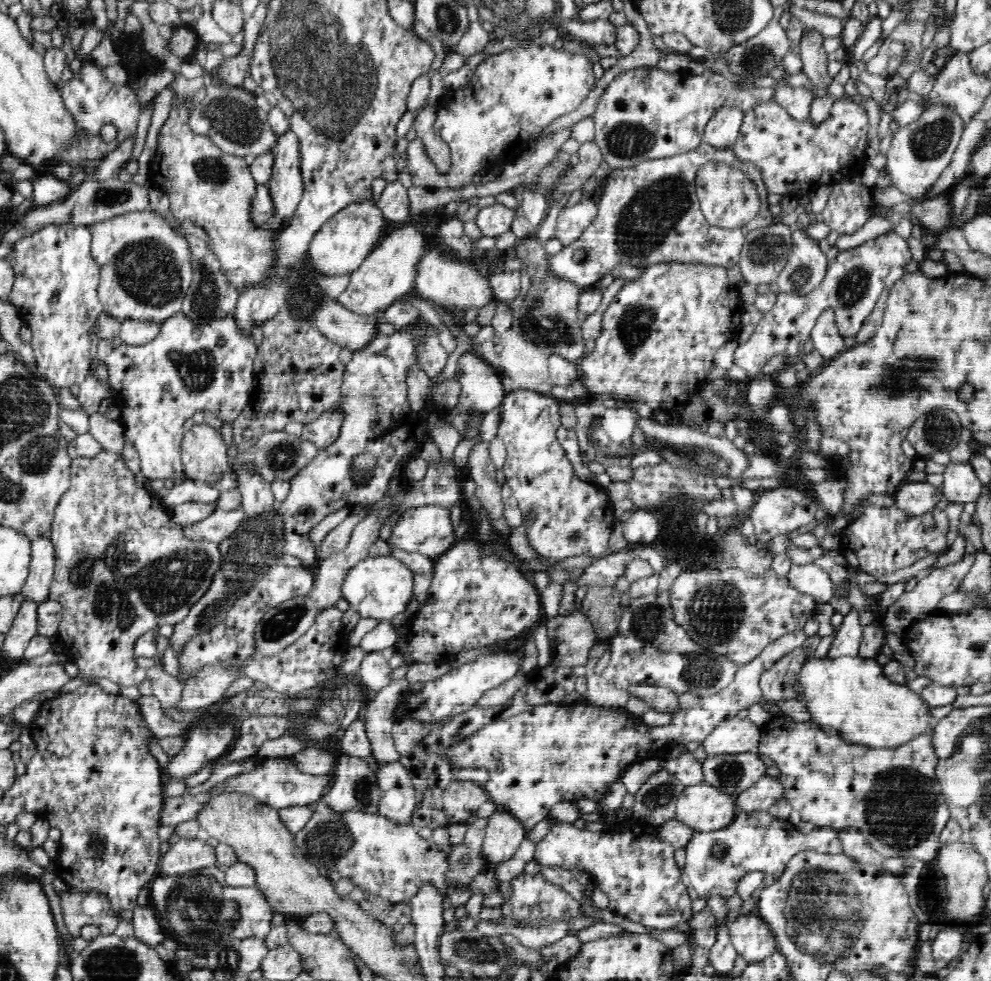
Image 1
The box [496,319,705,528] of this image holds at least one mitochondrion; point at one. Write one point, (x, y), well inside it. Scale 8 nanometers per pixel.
(611, 434)

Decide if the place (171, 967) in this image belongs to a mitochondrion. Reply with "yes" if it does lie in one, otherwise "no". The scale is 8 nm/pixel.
no

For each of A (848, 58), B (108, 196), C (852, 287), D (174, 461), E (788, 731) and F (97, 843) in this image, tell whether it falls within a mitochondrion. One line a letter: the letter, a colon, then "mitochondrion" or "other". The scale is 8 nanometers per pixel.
A: other
B: mitochondrion
C: mitochondrion
D: other
E: other
F: other

